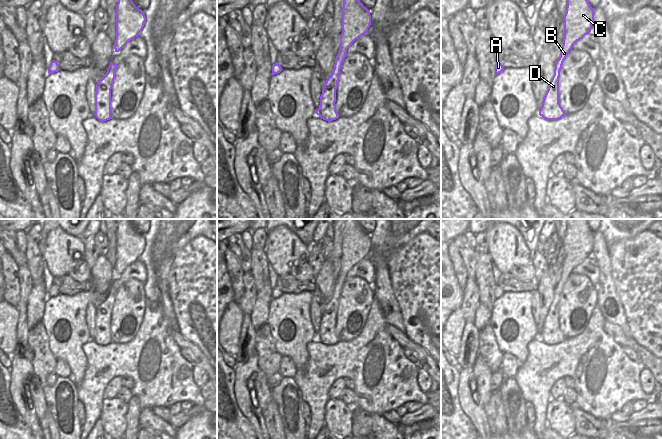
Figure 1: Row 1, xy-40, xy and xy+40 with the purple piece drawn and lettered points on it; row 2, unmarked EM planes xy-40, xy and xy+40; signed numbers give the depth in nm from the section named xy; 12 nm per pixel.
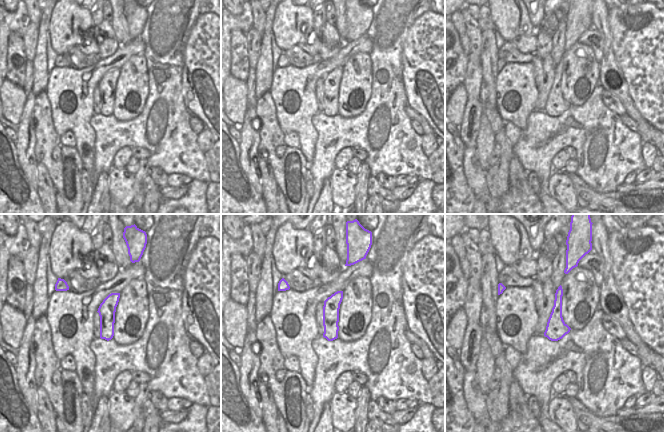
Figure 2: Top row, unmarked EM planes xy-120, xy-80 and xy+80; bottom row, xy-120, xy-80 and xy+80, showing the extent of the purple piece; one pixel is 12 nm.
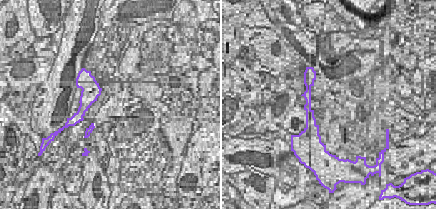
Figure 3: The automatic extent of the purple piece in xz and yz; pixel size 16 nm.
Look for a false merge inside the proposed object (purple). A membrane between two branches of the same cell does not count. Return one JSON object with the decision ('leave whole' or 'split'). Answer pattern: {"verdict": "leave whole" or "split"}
{"verdict": "leave whole"}

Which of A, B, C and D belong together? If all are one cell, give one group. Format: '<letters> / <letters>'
A B C D

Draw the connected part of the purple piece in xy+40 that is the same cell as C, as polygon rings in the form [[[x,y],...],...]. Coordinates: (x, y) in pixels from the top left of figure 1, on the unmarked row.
[[[568,219],[564,245],[564,262],[560,281],[555,286],[554,299],[539,331],[539,339],[546,344],[559,344],[566,337],[559,327],[559,301],[564,284],[573,269],[589,258],[594,246],[594,233],[586,219]]]

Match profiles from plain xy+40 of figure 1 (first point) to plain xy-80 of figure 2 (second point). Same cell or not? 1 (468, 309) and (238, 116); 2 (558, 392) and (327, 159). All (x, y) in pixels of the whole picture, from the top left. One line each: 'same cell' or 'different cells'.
1: different cells
2: different cells

